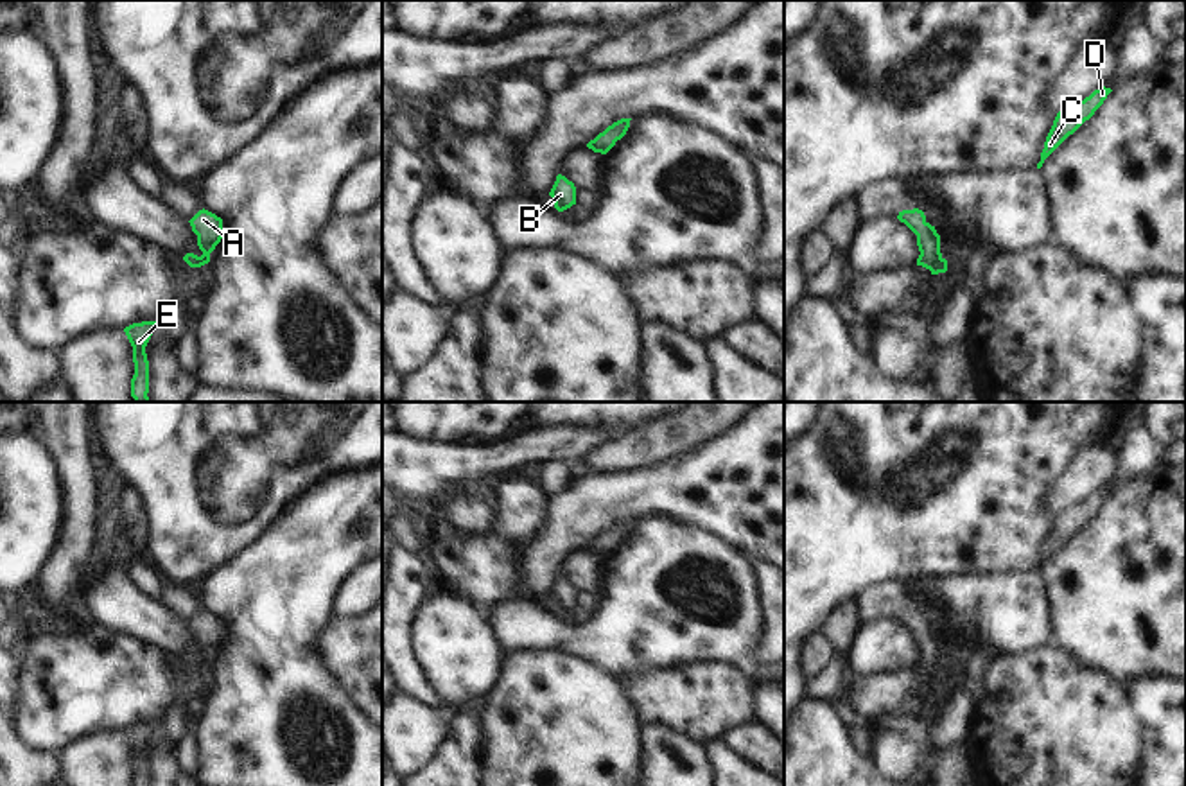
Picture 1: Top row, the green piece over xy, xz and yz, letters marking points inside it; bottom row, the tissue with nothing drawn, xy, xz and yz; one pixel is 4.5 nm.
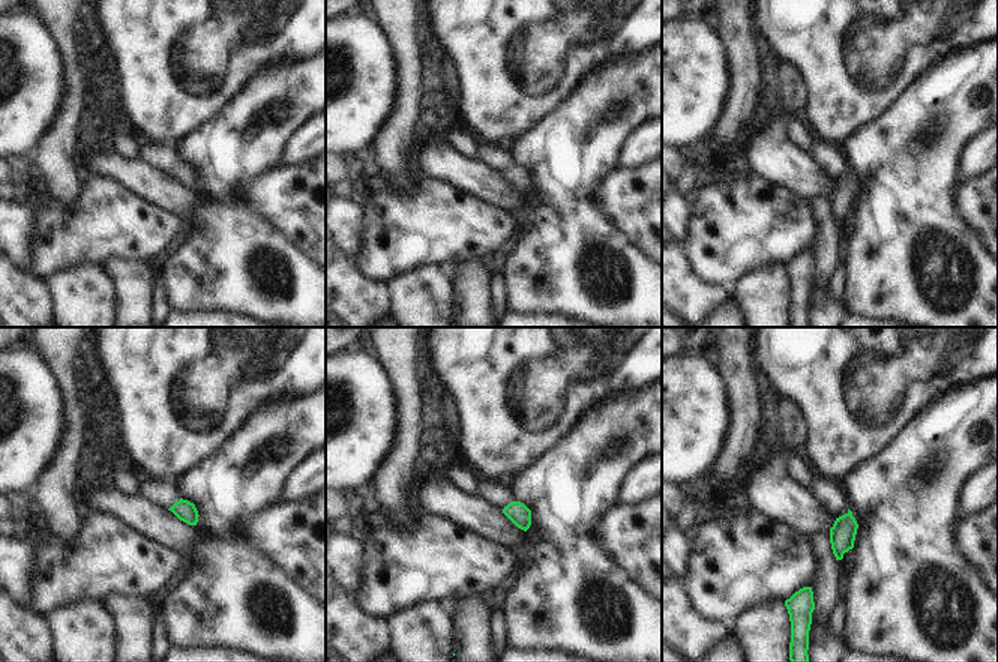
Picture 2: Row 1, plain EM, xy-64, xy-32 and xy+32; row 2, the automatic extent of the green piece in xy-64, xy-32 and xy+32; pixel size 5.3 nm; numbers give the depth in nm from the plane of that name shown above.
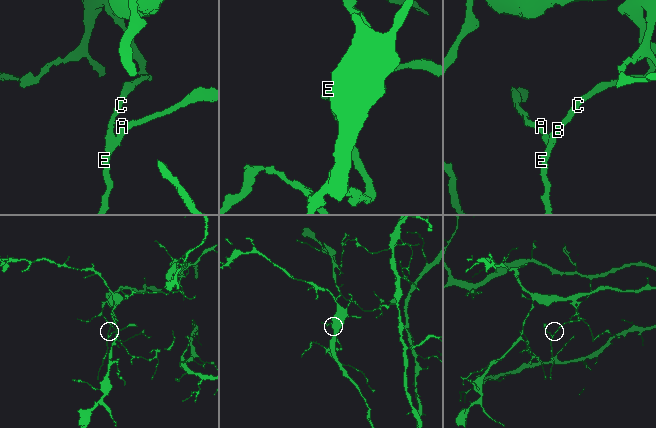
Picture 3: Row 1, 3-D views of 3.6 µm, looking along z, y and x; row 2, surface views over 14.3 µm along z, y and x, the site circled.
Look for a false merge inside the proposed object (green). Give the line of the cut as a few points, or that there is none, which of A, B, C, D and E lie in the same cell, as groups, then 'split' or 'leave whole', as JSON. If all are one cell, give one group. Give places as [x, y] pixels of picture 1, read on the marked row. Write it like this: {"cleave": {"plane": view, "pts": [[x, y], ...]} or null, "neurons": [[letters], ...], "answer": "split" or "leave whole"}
{"cleave": null, "neurons": [["A", "B", "C", "D", "E"]], "answer": "leave whole"}

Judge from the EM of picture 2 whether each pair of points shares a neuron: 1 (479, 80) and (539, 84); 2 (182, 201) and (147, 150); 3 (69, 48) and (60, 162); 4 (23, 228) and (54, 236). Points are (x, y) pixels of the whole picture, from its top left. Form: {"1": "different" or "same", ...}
{"1": "same", "2": "different", "3": "same", "4": "different"}

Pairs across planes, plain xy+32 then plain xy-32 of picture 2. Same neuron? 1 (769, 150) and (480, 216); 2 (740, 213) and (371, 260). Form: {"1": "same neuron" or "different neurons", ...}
{"1": "different neurons", "2": "same neuron"}

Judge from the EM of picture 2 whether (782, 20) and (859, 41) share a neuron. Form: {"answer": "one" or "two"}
{"answer": "one"}

